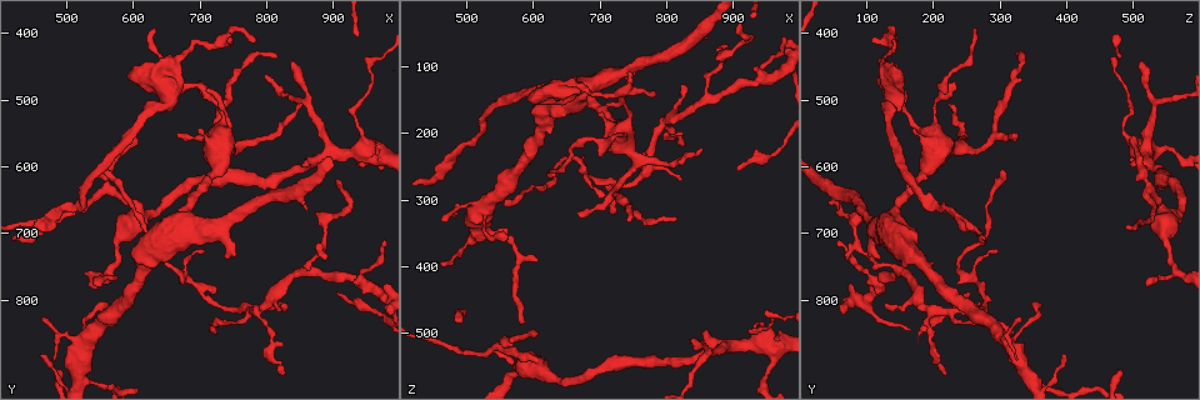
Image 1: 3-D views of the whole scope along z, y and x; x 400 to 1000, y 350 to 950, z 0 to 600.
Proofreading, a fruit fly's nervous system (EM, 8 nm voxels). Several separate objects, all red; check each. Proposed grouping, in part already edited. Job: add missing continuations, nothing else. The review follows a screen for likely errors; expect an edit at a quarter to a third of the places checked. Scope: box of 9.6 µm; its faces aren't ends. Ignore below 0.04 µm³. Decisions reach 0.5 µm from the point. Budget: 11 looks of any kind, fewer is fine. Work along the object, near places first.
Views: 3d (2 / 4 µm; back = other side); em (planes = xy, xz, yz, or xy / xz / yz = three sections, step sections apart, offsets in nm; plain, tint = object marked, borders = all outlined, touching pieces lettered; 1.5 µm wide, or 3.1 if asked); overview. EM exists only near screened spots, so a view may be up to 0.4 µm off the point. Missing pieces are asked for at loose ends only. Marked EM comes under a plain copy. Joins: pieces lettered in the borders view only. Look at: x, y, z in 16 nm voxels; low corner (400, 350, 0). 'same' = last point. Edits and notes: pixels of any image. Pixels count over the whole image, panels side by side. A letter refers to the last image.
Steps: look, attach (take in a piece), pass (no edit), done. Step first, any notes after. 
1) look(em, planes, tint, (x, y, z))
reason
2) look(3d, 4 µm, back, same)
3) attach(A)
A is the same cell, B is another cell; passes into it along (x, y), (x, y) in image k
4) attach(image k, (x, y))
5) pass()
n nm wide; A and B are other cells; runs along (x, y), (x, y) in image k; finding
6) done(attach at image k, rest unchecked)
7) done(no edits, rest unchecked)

look(3d, 2 µm, (460, 885, 395))
free end

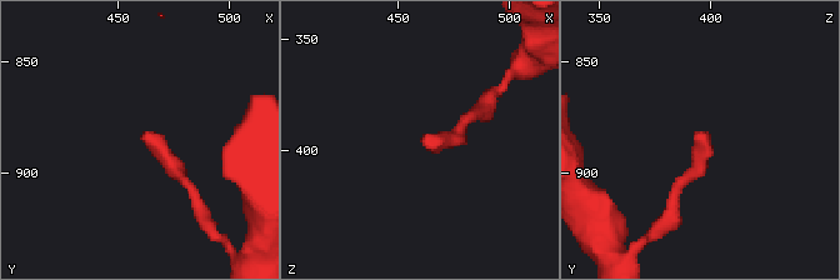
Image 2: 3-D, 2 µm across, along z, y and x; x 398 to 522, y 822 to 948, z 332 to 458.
look(em, planes, borders, (461, 883, 398))

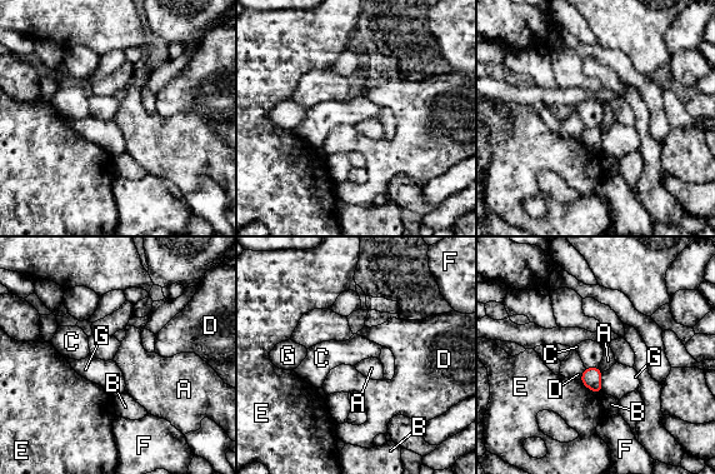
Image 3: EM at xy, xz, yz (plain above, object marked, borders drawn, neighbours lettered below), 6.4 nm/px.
pass()
130 nm wide; E touches over 170 nm; A, B, C, D, E, F and G are other cells; no lettered piece goes on from it

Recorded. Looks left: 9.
look(3d, 4 µm, (560, 605, 300))
tapers out

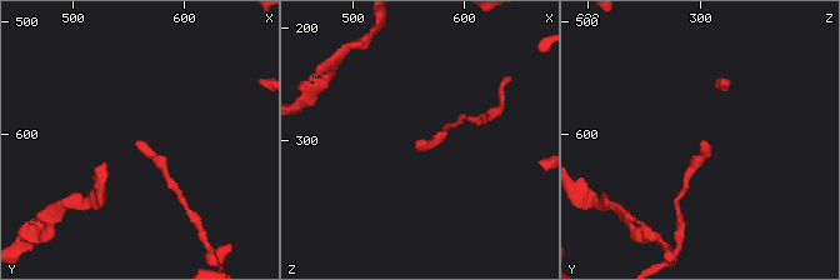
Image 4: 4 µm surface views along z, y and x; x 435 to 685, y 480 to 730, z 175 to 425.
look(em, xz, step 8, borders, (558, 606, 302))

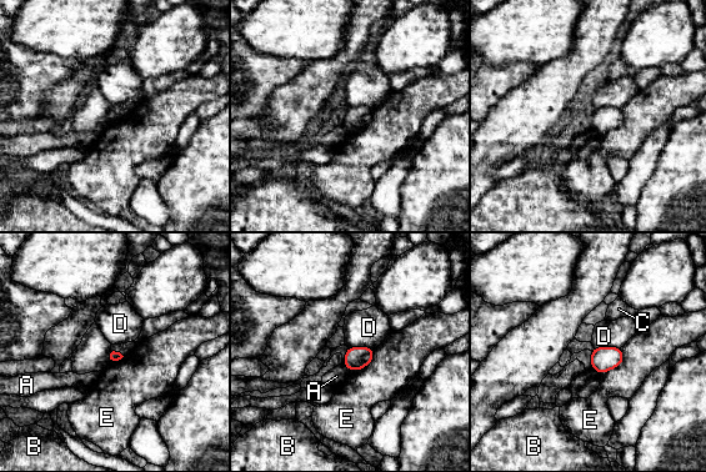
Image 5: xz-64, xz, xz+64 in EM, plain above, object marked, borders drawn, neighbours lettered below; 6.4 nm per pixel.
pass()
A, B, C, D and E are other cells; border along (620, 347), (594, 349) in image 5; no lettered piece goes on from it

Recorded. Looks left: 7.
look(3d, 2 µm, (745, 405, 105))
tapers out

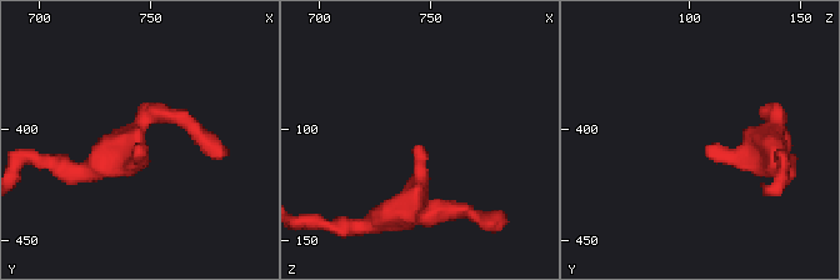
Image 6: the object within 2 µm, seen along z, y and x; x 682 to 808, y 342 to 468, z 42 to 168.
look(em, planes, borders, (744, 408, 106))

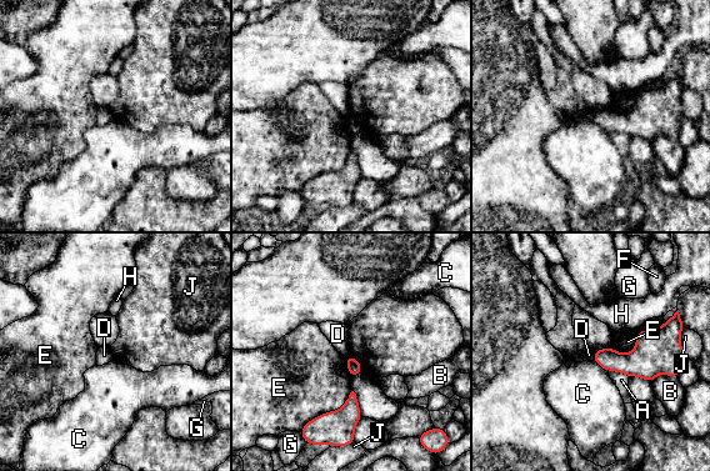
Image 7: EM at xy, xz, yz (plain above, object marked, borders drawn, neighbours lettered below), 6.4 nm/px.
pass()
90 nm wide; A, B, C, D, E, F, G, H and J are other cells; border along (353, 354), (364, 370) in image 7; no lettered piece goes on from it

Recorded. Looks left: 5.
look(em, yz, step 4, borders, (825, 910, 215))
tapers out

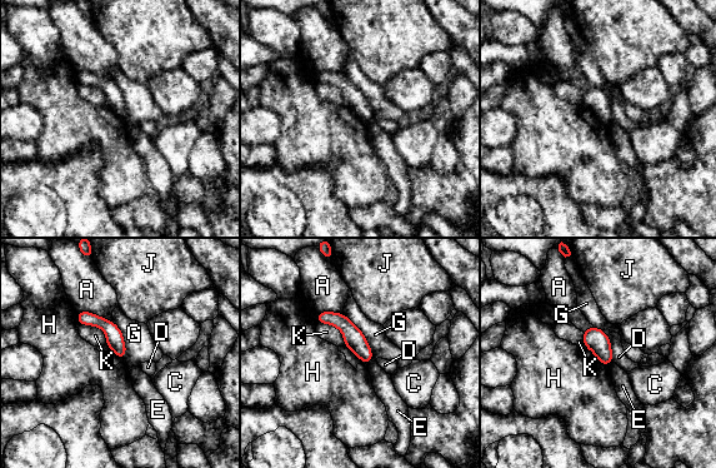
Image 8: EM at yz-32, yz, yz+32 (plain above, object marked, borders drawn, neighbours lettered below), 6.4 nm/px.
look(em, planes, borders, same)
another direction

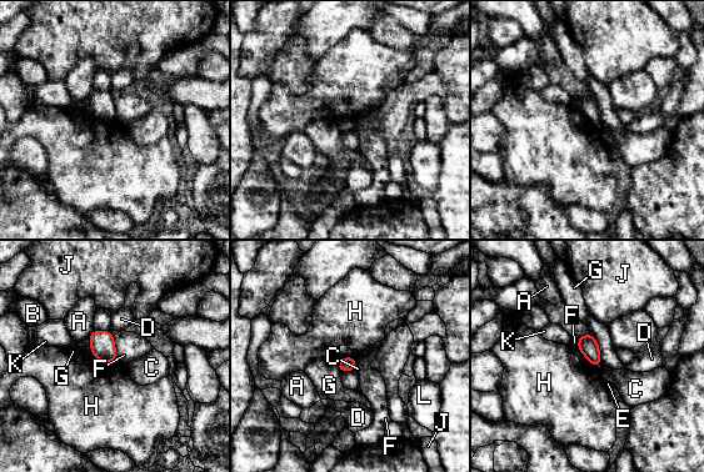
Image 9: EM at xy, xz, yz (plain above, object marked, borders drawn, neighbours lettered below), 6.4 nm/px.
pass()
A, B, C, D, E, F, G, H, J, K and L are other cells; border along (115, 360), (106, 363) in image 9; none of them fits

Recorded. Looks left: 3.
done(no edits, rest unchecked)

